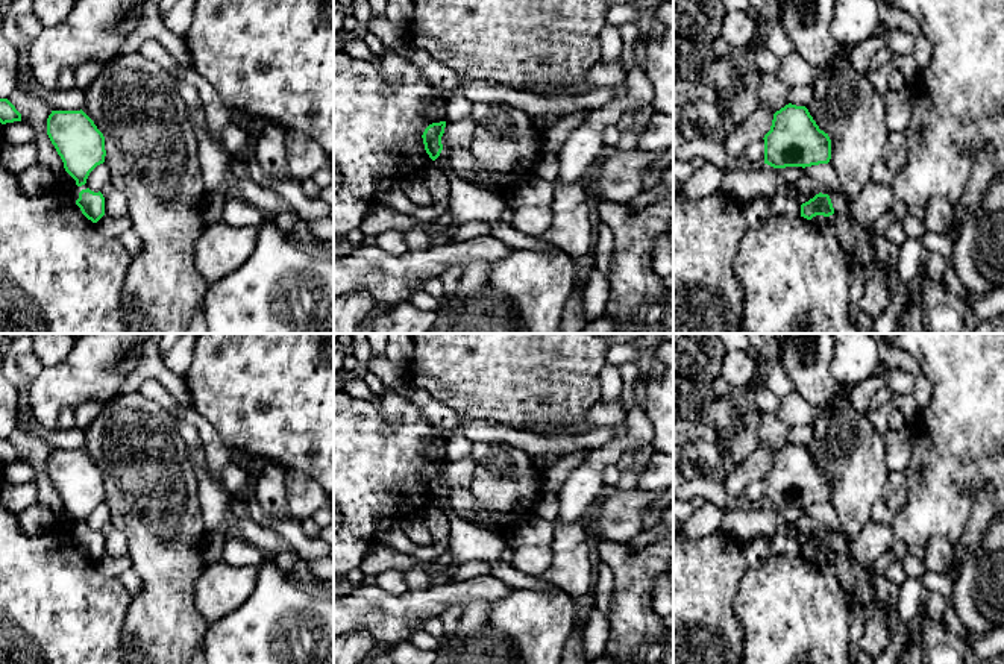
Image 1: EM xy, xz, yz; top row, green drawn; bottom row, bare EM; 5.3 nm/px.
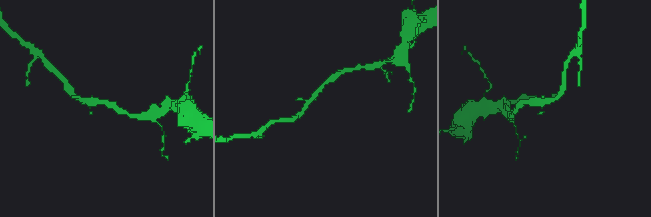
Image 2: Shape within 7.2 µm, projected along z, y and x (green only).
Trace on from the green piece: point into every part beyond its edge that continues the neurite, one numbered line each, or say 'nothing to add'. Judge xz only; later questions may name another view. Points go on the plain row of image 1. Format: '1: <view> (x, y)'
nothing to add

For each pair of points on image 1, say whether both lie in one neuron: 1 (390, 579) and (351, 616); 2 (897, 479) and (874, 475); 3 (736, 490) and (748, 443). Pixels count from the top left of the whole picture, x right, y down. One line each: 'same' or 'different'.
1: different
2: different
3: different

